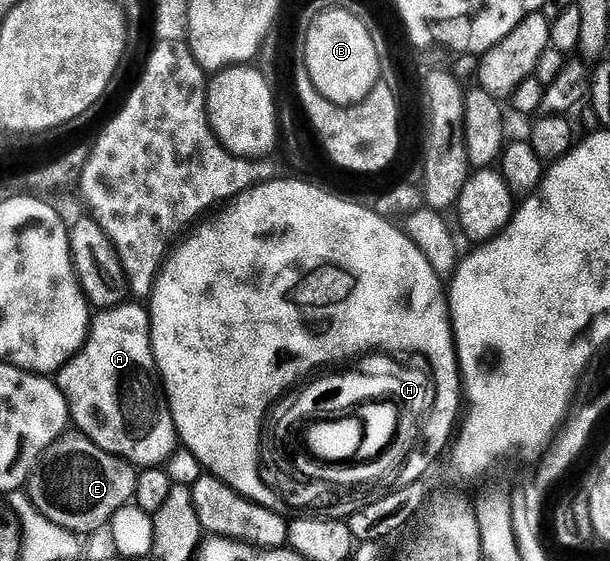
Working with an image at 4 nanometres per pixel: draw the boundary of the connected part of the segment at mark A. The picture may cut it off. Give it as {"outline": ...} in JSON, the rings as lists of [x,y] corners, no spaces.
{"outline":[[[123,302],[117,304],[114,308],[99,311],[97,315],[91,319],[90,332],[86,336],[86,343],[83,344],[82,349],[78,351],[71,360],[58,369],[56,373],[56,383],[70,407],[70,419],[73,427],[77,429],[81,435],[87,436],[96,446],[100,446],[100,450],[104,450],[113,456],[118,456],[121,460],[127,460],[130,464],[145,470],[165,465],[167,463],[165,460],[168,459],[177,448],[180,448],[180,441],[178,439],[178,431],[174,425],[174,419],[170,413],[170,404],[166,400],[166,389],[162,387],[162,377],[158,375],[158,363],[154,360],[154,351],[152,350],[152,342],[150,341],[150,313],[143,305],[141,308],[138,304],[141,303]]]}

